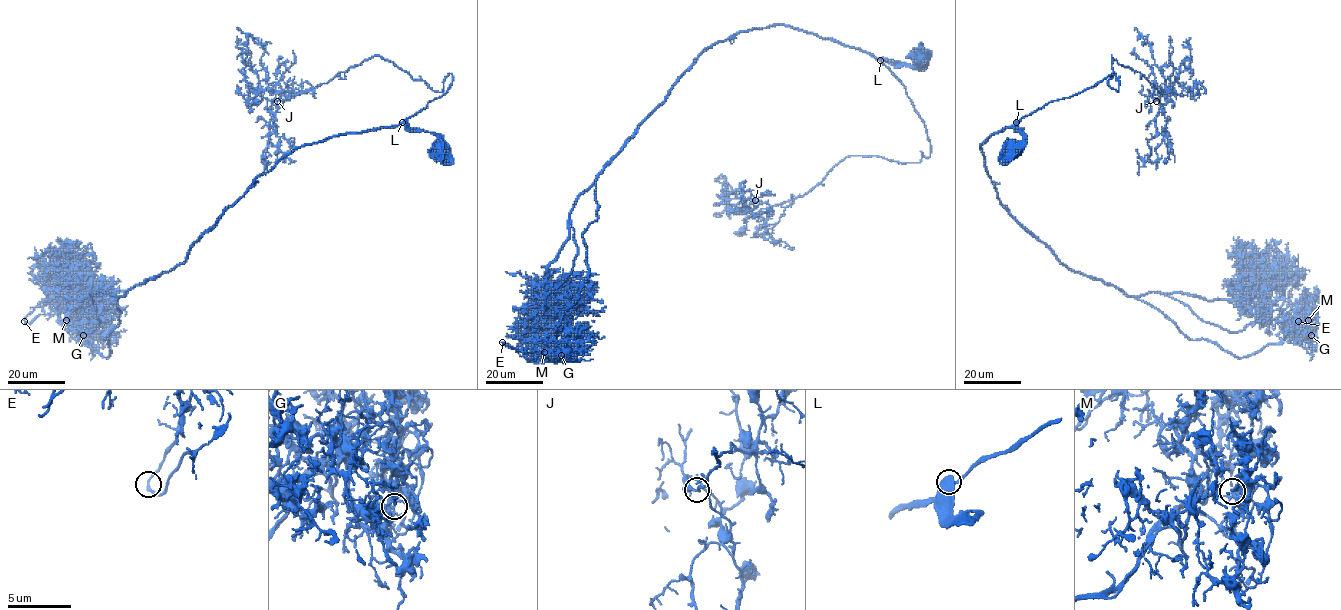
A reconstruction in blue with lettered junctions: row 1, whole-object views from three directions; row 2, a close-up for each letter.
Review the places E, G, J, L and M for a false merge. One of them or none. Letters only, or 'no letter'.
no letter

